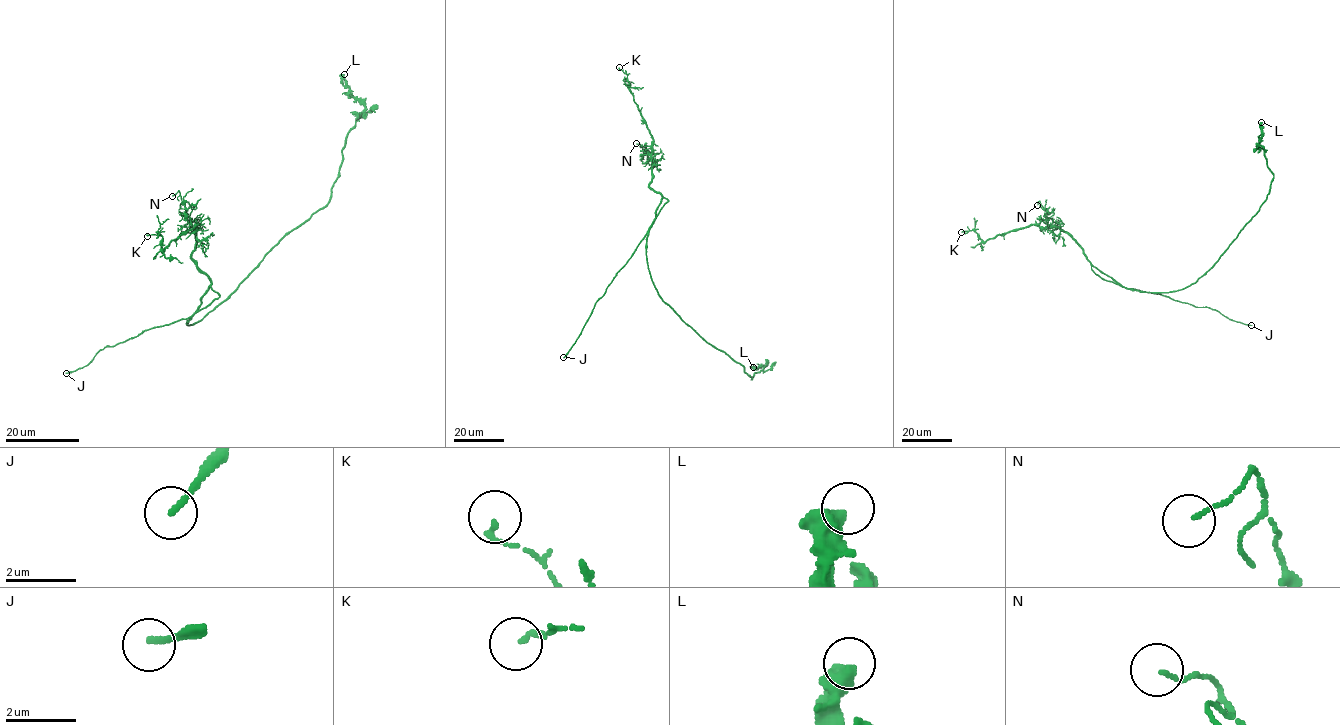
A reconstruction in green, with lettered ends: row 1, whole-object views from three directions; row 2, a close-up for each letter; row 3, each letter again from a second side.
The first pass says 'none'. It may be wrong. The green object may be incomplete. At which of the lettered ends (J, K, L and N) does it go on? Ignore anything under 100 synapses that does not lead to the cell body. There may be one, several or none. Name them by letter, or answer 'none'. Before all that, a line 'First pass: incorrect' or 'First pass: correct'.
First pass: incorrect
J

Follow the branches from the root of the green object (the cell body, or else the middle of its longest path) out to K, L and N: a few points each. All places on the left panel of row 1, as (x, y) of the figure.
K: (194, 324), (187, 321), (210, 284), (191, 257), (197, 225), (164, 250), (159, 233), (147, 236)
L: (194, 324), (224, 301), (284, 236), (328, 203), (342, 160), (347, 133), (364, 109), (343, 85), (344, 74)
N: (194, 324), (188, 325), (187, 321), (208, 291), (210, 279), (191, 257), (196, 229), (179, 191), (172, 196)

